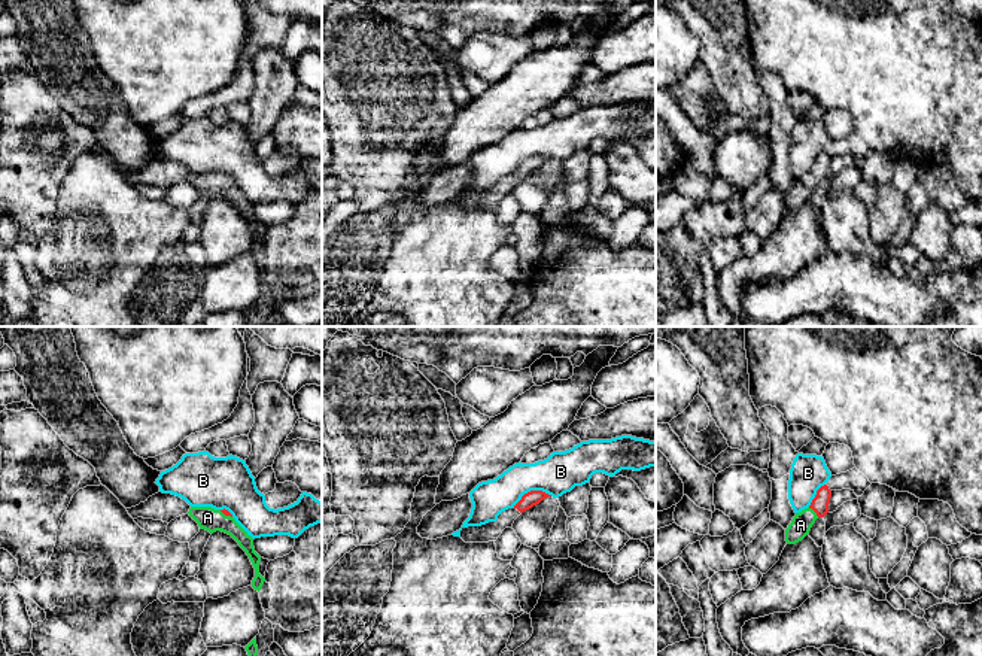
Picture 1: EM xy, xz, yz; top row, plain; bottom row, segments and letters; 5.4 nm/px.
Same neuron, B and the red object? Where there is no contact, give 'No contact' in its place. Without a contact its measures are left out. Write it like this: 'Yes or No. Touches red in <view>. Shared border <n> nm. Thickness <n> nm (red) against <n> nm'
No. Touches red in xz. Shared border 220 nm. Thickness 80 nm (red) against 220 nm

